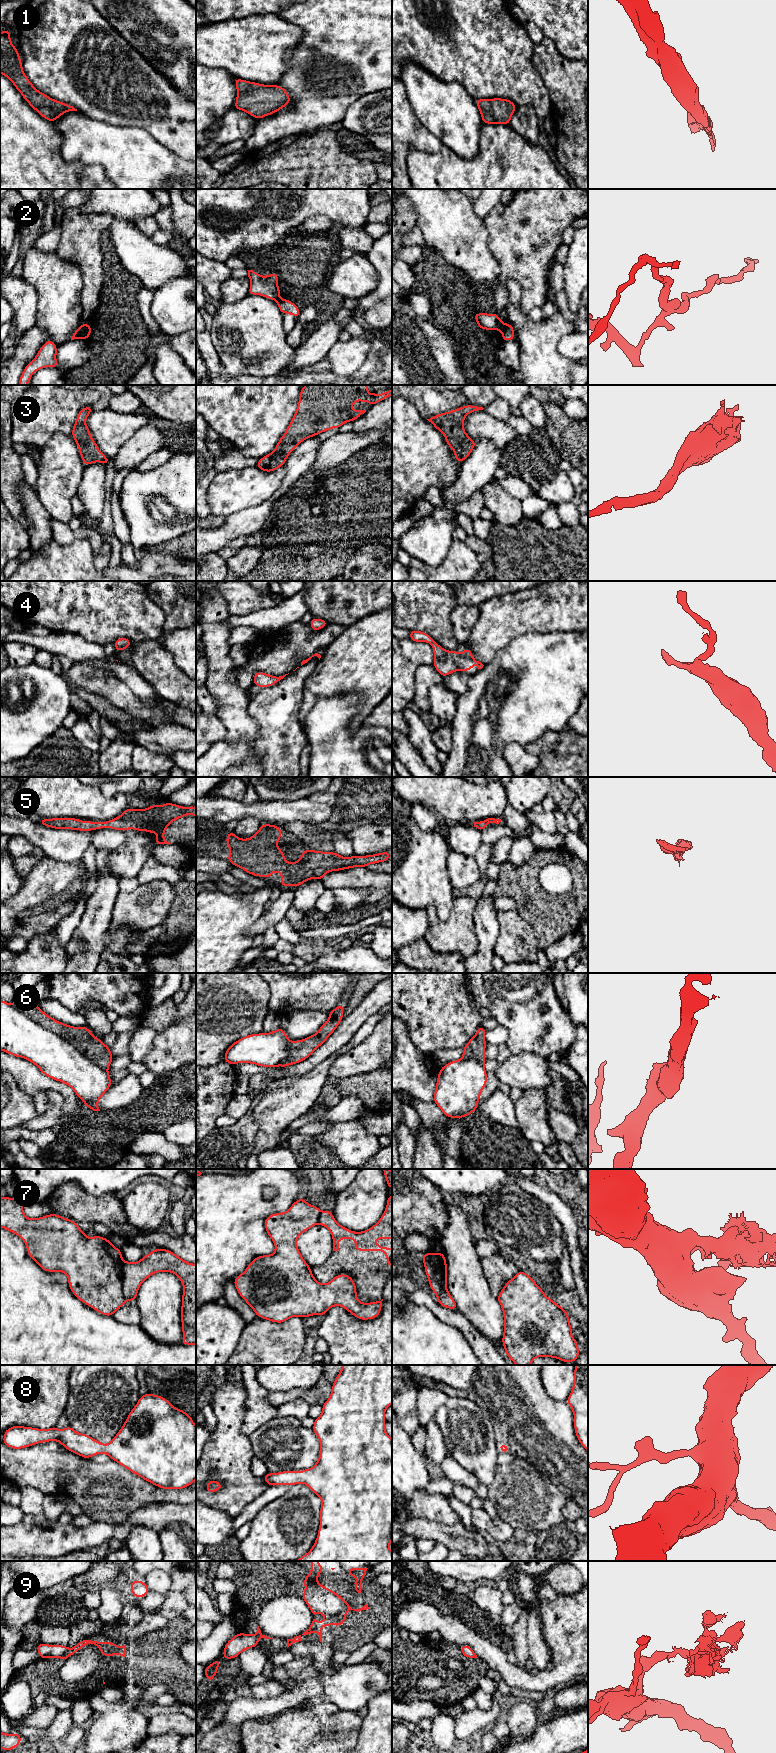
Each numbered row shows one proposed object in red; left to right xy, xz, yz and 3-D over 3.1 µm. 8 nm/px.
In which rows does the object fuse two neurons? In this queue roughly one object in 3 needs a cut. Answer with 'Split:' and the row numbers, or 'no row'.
Split: 2, 6, 7, 9

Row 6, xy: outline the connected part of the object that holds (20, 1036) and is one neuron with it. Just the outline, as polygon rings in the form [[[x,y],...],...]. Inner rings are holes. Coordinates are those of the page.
[[[1,999],[0,1050],[25,1058],[36,1065],[45,1076],[70,1086],[85,1106],[93,1111],[100,1111],[98,1101],[112,1086],[107,1069],[96,1065],[66,1040],[36,1023],[13,1004]]]

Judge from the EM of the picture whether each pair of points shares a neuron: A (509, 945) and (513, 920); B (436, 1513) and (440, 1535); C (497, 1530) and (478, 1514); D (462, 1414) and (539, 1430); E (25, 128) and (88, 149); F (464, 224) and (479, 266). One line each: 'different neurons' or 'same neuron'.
A: same neuron
B: different neurons
C: same neuron
D: different neurons
E: different neurons
F: same neuron

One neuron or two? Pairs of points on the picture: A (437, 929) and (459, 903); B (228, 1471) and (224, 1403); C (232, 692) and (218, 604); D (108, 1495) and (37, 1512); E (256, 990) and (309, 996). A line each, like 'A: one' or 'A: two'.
A: one
B: one
C: one
D: two
E: two

